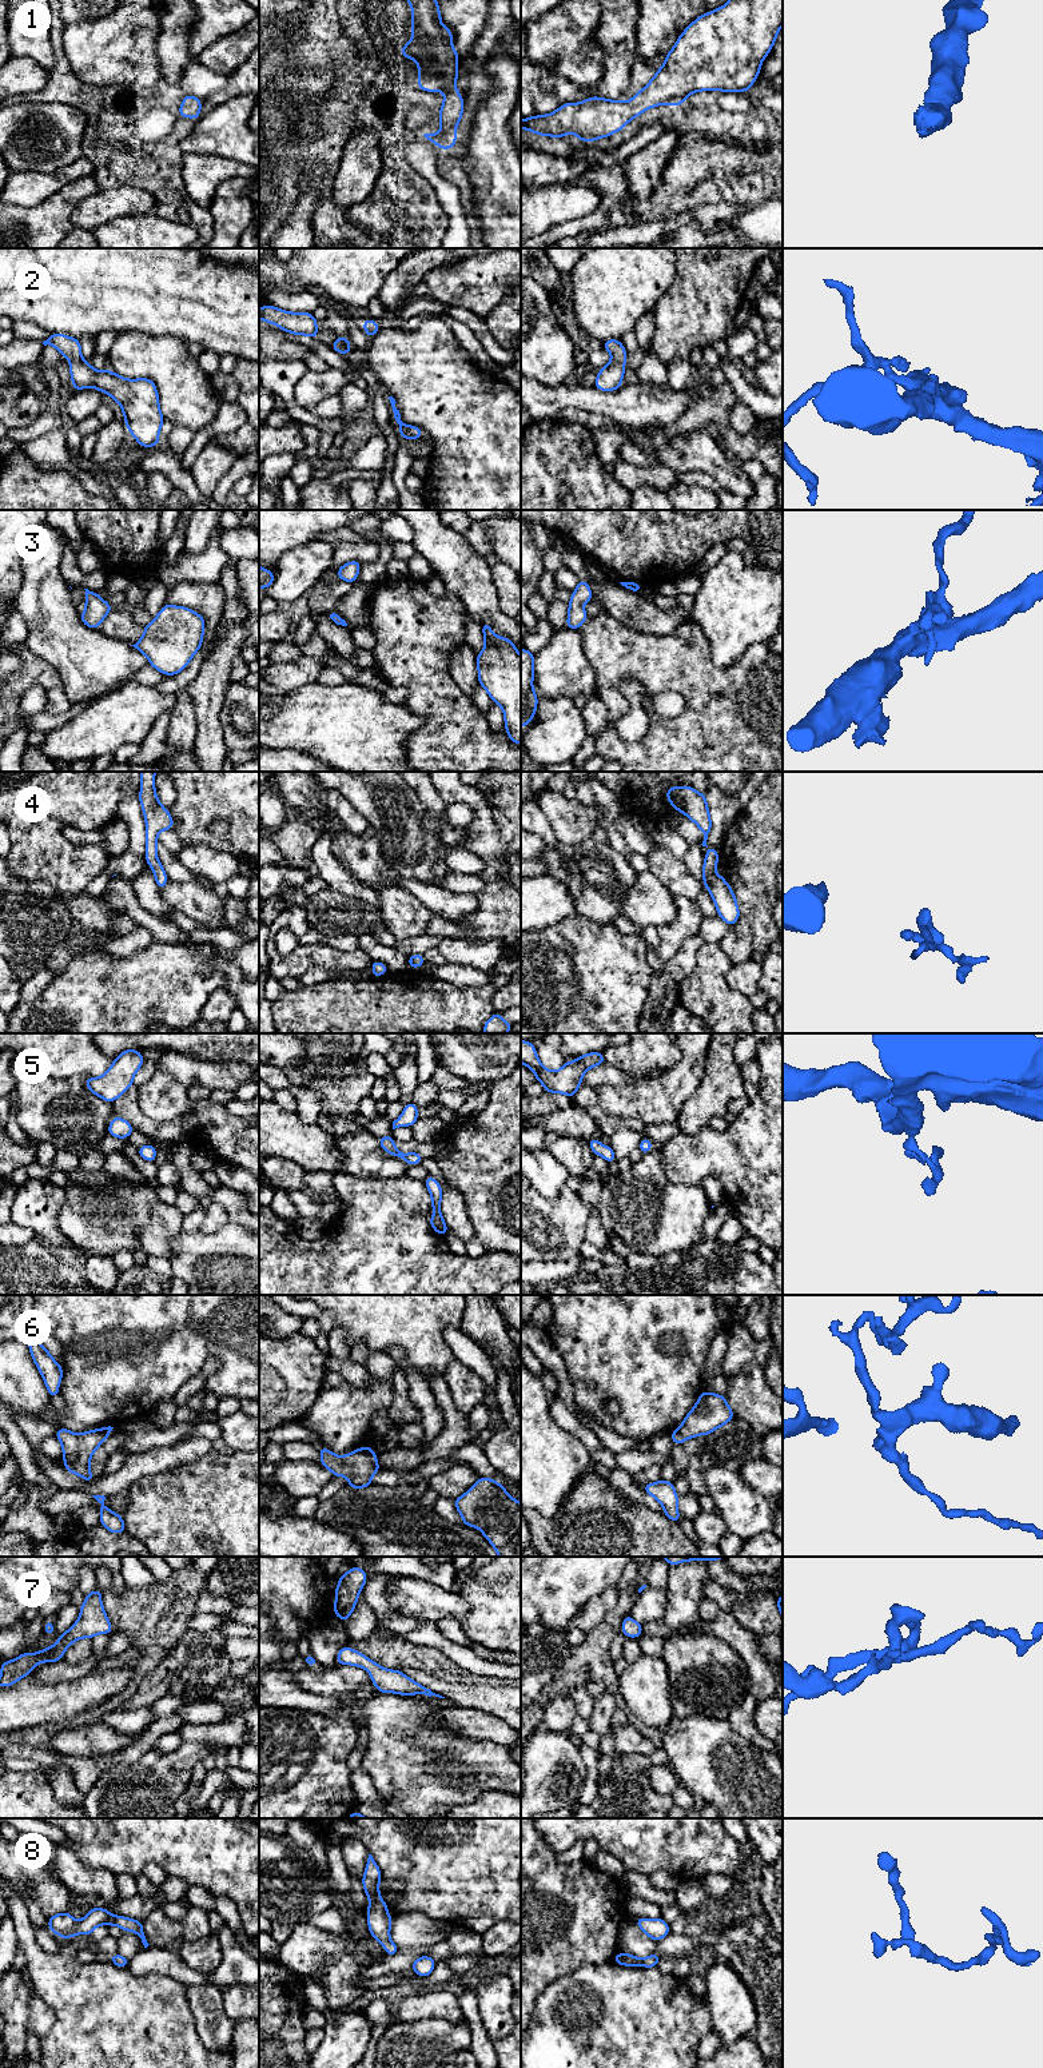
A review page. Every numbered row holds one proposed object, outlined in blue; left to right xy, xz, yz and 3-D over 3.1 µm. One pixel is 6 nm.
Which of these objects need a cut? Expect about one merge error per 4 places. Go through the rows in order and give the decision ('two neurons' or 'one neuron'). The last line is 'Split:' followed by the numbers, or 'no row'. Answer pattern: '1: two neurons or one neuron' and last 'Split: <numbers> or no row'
1: one neuron
2: one neuron
3: one neuron
4: one neuron
5: one neuron
6: one neuron
7: one neuron
8: one neuron
Split: no row

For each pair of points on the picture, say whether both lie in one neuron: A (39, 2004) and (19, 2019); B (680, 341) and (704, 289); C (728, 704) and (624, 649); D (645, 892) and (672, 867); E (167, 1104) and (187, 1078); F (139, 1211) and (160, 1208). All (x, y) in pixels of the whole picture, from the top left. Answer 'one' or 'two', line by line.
A: two
B: one
C: one
D: two
E: two
F: two

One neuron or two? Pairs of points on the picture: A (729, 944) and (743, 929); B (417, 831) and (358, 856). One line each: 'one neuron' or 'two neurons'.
A: one neuron
B: two neurons

